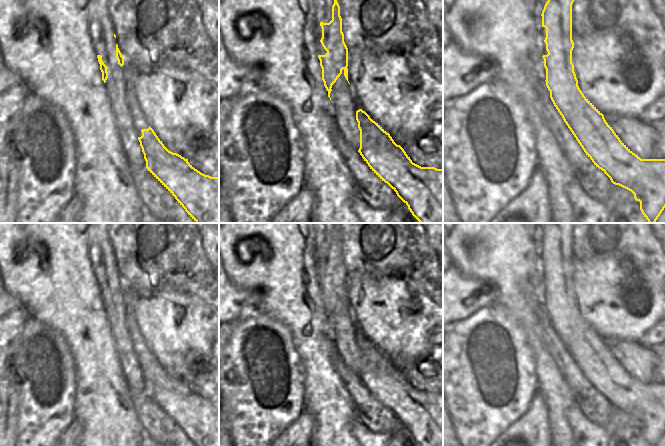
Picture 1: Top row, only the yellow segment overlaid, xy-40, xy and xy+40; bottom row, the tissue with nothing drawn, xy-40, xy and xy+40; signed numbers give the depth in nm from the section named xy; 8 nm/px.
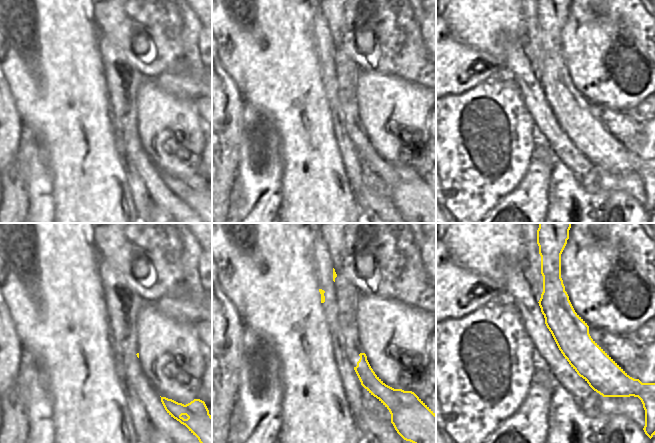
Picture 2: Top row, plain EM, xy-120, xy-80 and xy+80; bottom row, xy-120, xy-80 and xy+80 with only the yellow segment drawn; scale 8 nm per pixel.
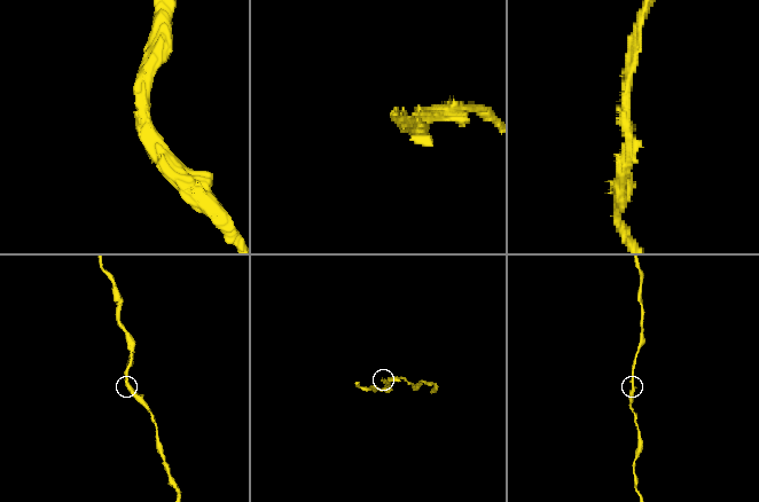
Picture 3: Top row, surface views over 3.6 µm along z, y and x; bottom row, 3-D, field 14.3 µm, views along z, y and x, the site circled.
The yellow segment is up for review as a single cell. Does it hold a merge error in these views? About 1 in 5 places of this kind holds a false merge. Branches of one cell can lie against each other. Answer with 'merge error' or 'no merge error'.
no merge error

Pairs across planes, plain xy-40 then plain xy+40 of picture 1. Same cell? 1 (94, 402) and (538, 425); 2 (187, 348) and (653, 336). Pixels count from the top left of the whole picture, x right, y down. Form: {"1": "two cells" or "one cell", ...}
{"1": "two cells", "2": "two cells"}

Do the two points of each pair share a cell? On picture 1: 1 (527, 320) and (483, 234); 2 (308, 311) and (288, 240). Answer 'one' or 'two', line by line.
1: one
2: one

